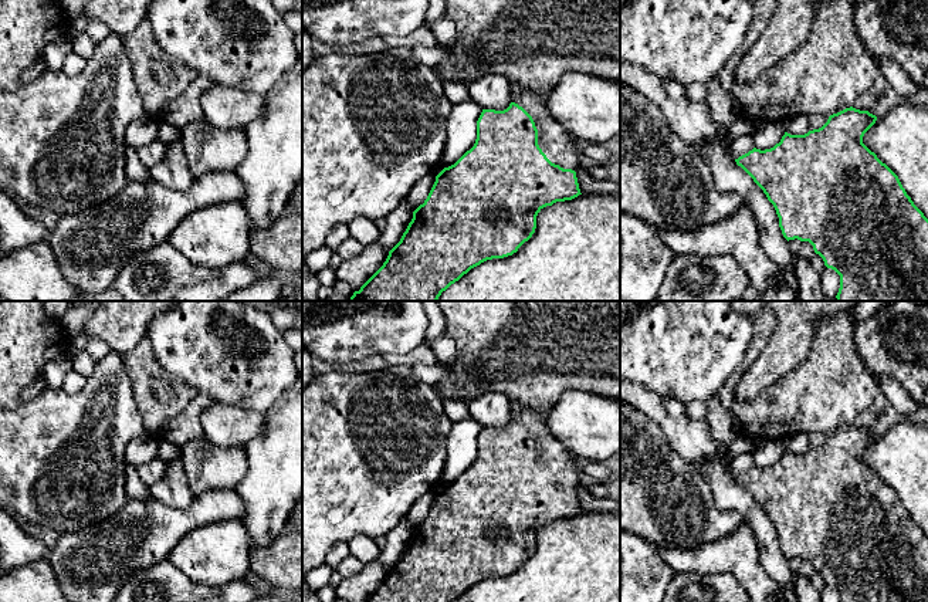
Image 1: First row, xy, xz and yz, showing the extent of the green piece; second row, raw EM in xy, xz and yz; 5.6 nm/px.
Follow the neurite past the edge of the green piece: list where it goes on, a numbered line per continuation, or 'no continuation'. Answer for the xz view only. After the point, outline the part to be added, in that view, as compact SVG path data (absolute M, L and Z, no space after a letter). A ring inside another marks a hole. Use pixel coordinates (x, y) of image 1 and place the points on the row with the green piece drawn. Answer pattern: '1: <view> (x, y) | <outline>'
1: xz (554, 139) | M511 84L511 101L522 106L534 119L538 129L538 145L546 158L563 169L575 170L579 166L575 138L551 114L548 97L535 94L518 84Z

